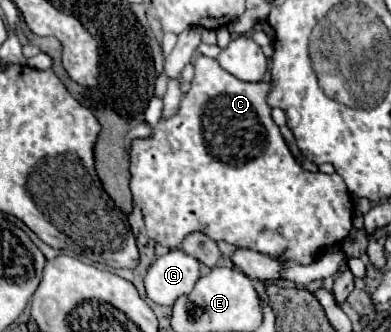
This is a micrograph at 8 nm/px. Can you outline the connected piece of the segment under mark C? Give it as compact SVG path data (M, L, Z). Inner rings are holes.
M198 56L194 60L194 78L190 82L190 90L186 94L182 94L182 102L180 108L174 116L170 118L160 118L160 122L152 128L152 136L148 136L146 140L134 140L132 142L132 150L130 150L130 188L132 188L132 196L134 202L140 206L142 214L144 214L144 222L146 222L146 232L148 236L166 246L166 248L178 248L182 244L182 240L192 234L192 232L202 232L212 240L224 240L228 244L234 244L236 248L250 248L262 254L270 254L270 256L278 256L284 258L288 262L298 262L298 264L312 264L316 254L322 252L324 248L334 246L336 242L342 242L350 228L352 228L352 216L354 216L354 202L350 200L348 188L344 184L344 180L338 174L312 174L308 170L304 170L292 156L288 144L284 142L280 128L274 124L270 112L272 108L268 106L266 98L270 94L270 88L274 86L272 80L260 80L260 82L244 82L238 80L236 76L232 76L230 72L226 72L218 60L214 58L206 58L206 56Z

